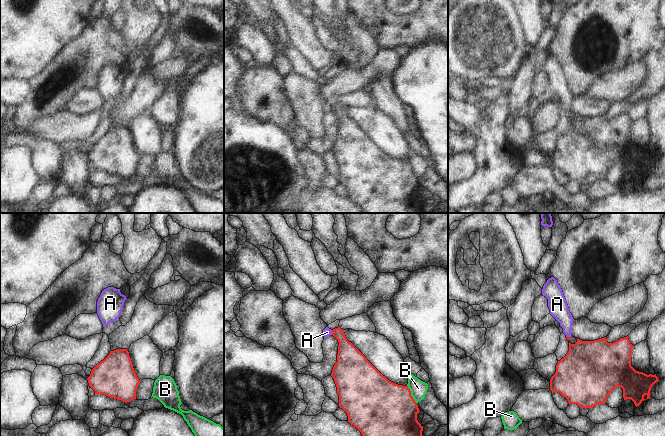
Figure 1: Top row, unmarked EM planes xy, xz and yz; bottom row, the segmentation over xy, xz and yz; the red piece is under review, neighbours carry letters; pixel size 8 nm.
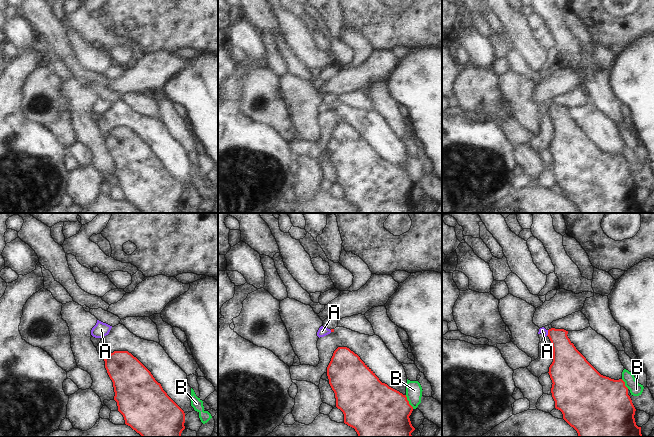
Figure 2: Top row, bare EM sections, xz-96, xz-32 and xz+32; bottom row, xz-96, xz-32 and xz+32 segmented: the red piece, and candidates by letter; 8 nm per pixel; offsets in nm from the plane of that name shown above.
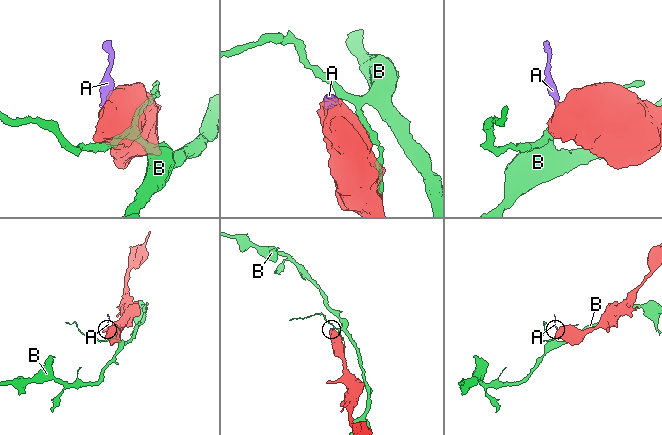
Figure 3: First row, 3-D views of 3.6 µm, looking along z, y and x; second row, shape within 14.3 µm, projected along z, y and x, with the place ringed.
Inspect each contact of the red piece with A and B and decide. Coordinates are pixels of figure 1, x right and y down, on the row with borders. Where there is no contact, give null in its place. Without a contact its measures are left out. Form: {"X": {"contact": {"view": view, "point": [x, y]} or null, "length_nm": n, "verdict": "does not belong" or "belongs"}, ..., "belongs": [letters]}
{"A": {"contact": {"view": "xz", "point": [332, 332]}, "length_nm": 40, "verdict": "does not belong"}, "B": {"contact": {"view": "xz", "point": [410, 394]}, "length_nm": 170, "verdict": "does not belong"}, "belongs": []}

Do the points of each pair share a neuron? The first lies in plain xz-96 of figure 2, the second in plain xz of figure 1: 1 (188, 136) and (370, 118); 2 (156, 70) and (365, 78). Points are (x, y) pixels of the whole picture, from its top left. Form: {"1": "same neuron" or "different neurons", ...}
{"1": "different neurons", "2": "same neuron"}

